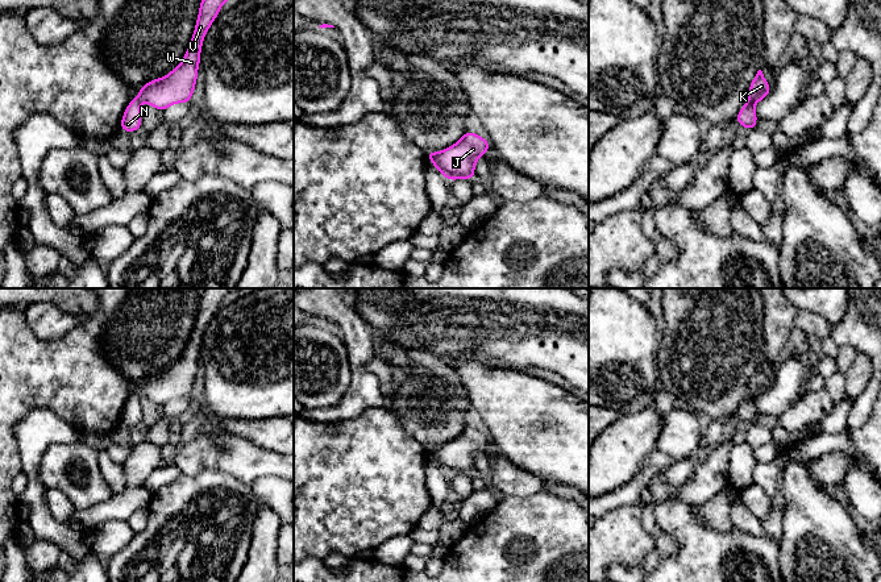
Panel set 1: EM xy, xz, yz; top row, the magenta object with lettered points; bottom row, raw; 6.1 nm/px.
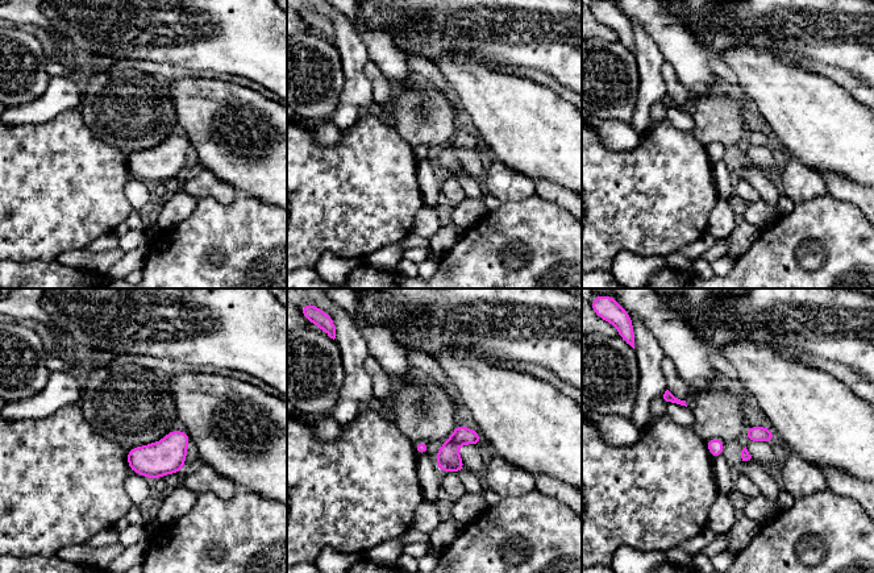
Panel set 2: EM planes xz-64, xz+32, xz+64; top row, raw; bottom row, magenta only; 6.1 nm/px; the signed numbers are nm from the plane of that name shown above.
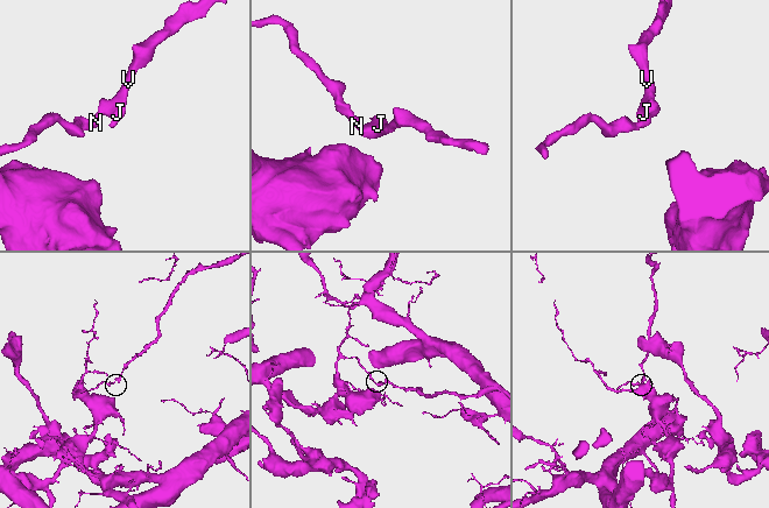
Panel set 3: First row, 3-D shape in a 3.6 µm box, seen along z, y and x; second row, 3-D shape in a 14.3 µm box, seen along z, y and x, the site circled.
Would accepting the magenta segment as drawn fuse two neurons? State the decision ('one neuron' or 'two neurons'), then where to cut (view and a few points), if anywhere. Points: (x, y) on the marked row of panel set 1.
two neurons; cut in yz along (748, 100), (752, 104)

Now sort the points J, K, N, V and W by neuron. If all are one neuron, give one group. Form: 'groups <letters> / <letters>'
groups J K V W / N

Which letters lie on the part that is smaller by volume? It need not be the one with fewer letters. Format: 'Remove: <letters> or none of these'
Remove: J, K, V, W

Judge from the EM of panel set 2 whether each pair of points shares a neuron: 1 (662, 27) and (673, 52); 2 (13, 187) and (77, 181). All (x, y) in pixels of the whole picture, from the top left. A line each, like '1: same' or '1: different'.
1: same
2: same

